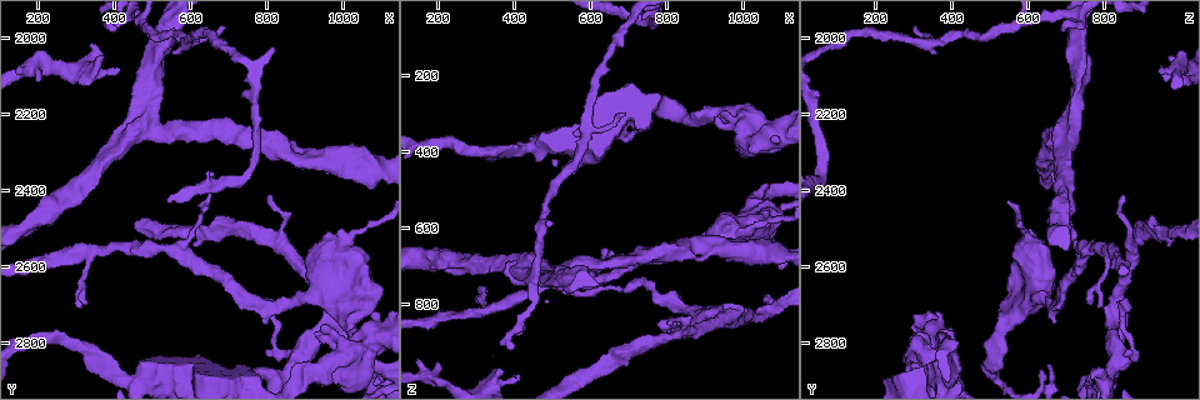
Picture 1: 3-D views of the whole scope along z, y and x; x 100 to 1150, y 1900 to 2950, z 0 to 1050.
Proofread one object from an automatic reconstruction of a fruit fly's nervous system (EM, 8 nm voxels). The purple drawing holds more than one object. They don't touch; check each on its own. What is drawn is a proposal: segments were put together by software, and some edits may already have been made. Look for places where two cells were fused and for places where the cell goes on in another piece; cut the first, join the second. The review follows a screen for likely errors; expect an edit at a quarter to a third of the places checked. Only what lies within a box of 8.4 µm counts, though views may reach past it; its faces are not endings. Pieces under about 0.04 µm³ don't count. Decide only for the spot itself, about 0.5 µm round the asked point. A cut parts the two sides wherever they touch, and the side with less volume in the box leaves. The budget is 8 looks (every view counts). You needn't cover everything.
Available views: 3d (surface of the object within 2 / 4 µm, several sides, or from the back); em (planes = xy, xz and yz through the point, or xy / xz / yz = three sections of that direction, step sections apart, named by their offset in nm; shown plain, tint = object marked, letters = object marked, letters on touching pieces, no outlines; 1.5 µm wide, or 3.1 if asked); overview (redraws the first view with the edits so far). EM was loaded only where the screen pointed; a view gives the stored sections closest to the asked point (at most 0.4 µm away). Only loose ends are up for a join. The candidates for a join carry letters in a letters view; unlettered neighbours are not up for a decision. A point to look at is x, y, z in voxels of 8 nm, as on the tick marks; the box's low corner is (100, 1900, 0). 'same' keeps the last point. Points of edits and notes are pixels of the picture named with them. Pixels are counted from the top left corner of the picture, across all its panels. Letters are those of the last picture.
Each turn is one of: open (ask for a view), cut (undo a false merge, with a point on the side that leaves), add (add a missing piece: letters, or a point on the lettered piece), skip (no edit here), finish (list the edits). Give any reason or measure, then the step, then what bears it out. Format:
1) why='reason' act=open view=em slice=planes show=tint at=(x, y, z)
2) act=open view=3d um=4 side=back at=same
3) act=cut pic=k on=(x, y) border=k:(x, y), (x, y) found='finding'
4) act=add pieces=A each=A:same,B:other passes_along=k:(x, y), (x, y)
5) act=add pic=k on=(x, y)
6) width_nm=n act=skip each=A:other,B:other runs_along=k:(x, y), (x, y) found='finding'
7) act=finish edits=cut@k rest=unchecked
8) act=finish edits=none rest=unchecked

why='arms part here' act=open view=3d um=2 side=back at=(970, 2740, 830)

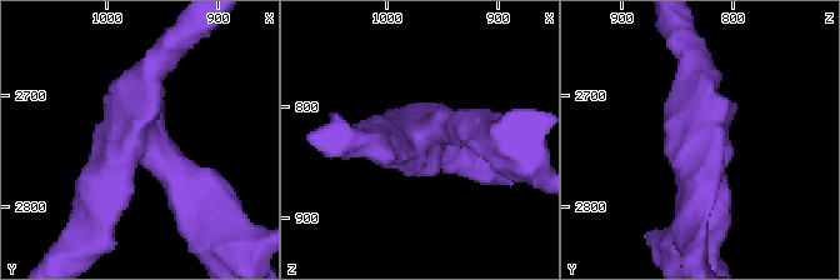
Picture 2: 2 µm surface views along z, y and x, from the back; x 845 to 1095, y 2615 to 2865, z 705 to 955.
arms=3 arm_widths_nm=240,240,320 why='shape alone is not enough' act=open view=em slice=xz step=4 show=tint at=(966, 2738, 824)

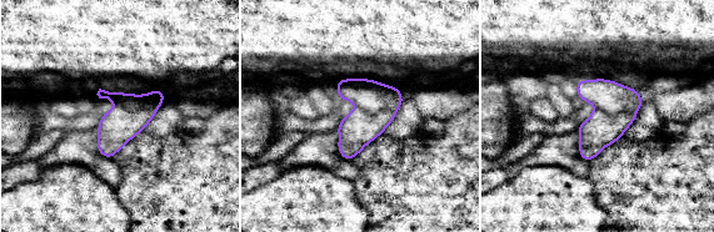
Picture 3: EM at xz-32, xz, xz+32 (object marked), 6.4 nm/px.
why='another direction' act=open view=em slice=planes show=letters at=same

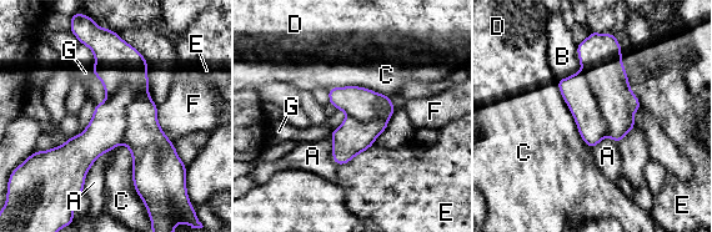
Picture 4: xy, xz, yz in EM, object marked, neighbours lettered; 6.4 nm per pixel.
act=cut pic=4 on=(105, 131) each=A:other,B:other,C:other,D:other,E:other,F:other,G:other part_leaving=4:(128, 87), (70, 157), (46, 157) found='two cells meet here'

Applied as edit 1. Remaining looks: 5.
why='see it whole again' act=open view=overview

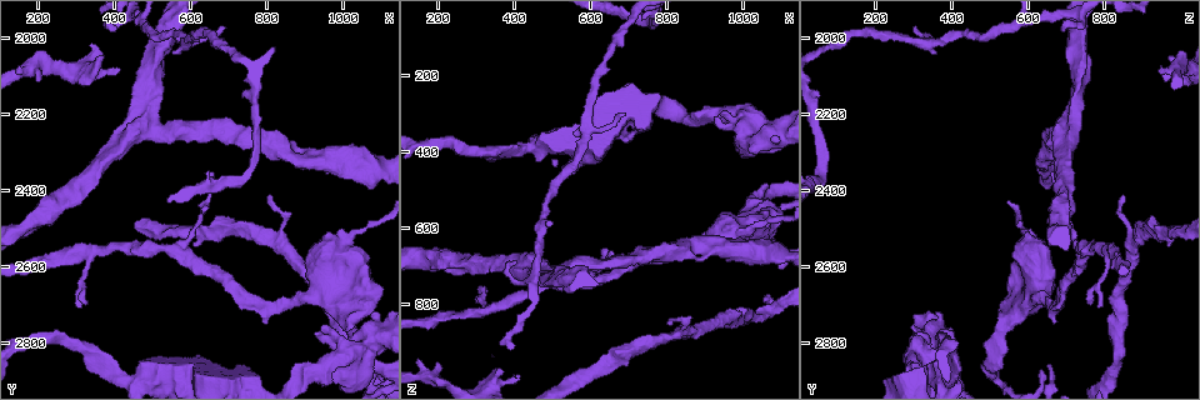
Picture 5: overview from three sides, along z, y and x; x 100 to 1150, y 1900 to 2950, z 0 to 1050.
why='thin end' act=open view=3d um=4 at=(805, 2405, 855)

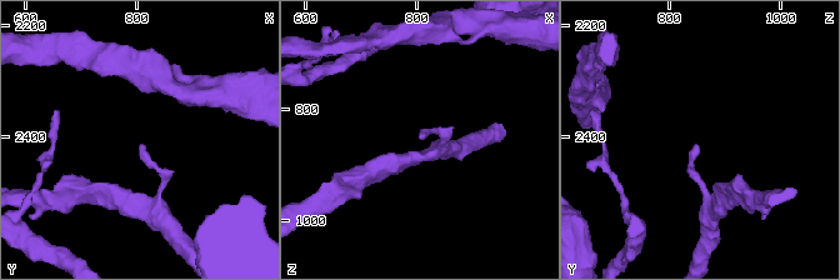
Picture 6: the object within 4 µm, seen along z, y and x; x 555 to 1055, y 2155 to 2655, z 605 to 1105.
act=open view=em slice=xy step=8 show=tint at=(810, 2410, 850)

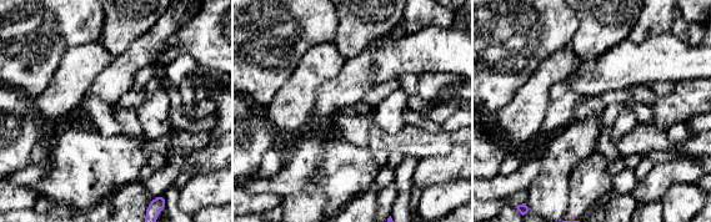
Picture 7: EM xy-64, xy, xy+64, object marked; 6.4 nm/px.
act=open view=em slice=yz step=8 show=letters at=same

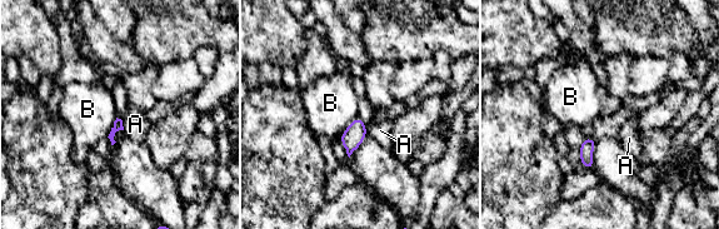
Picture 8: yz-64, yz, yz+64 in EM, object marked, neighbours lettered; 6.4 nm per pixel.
act=skip each=A:other,B:other border=8:(356, 115), (339, 138) found='none of them fits'

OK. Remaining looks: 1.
act=finish edits=cut@4 rest=unchecked

